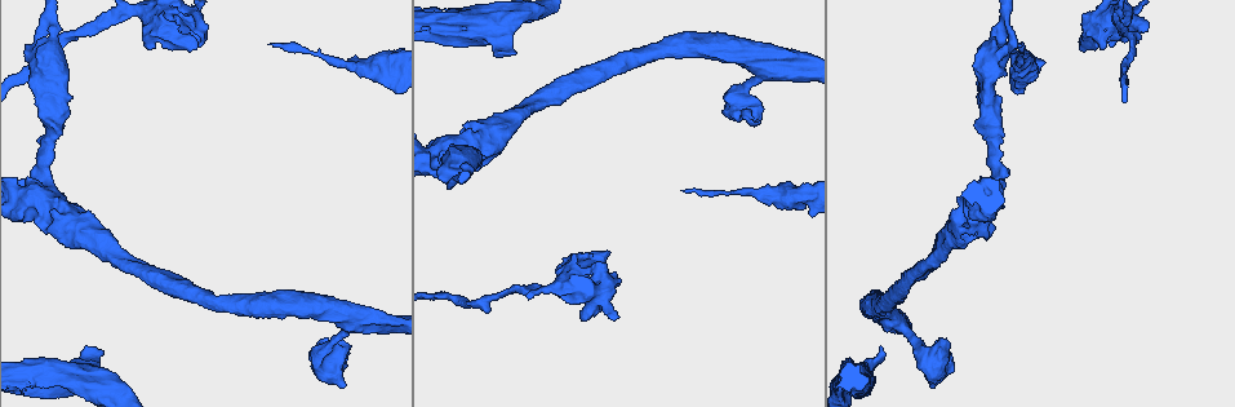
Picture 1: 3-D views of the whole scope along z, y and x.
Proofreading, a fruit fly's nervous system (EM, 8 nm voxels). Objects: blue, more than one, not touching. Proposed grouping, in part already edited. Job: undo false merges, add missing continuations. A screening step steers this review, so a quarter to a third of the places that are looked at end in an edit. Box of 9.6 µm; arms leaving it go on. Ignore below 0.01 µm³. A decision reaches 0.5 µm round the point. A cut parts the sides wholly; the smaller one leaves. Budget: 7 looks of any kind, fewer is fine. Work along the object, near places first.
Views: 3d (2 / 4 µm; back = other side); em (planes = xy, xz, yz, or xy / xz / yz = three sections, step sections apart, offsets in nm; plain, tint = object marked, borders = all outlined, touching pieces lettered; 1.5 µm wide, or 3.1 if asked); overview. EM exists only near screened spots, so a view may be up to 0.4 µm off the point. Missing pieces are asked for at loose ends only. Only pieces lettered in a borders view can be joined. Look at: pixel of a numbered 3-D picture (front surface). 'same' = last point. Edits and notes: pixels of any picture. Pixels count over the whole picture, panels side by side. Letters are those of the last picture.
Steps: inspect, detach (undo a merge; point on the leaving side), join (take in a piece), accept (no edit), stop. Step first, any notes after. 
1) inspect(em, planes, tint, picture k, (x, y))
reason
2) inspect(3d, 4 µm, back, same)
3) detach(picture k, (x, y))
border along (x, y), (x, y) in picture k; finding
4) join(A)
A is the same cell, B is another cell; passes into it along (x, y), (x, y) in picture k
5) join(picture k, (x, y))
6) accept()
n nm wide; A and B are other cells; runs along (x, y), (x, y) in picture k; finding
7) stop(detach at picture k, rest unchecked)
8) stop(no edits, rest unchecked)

inspect(3d, 2 µm, picture 1, (956, 229))
stops while still wide

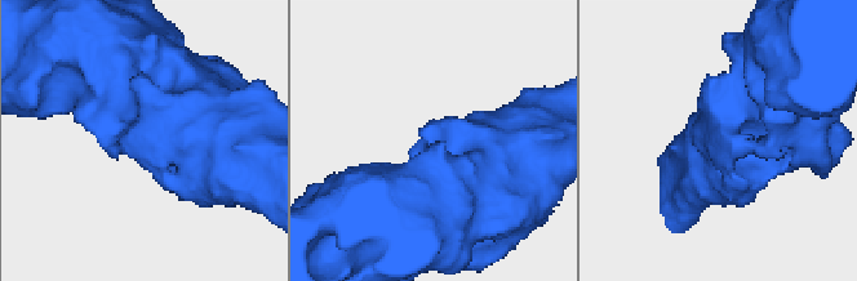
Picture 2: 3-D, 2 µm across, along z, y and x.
inspect(em, planes, tint, picture 2, (144, 152))
need the tissue

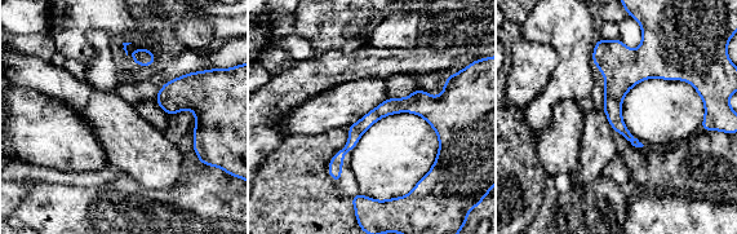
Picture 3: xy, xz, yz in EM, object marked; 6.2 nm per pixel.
inspect(em, planes, borders, same)
what lies round it

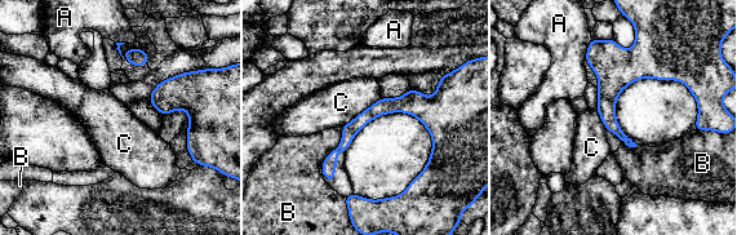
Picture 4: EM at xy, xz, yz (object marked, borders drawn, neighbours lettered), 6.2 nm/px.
accept()
A, B and C are other cells; no lettered piece goes on from it

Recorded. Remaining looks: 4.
inspect(3d, 4 µm, picture 1, (94, 347))
an open end

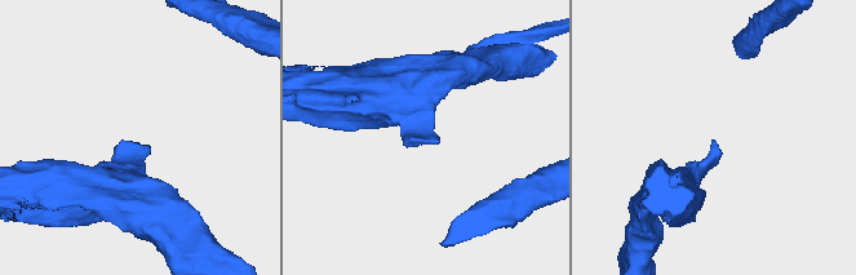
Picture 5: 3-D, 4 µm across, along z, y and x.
inspect(em, planes, tint, picture 5, (422, 138))

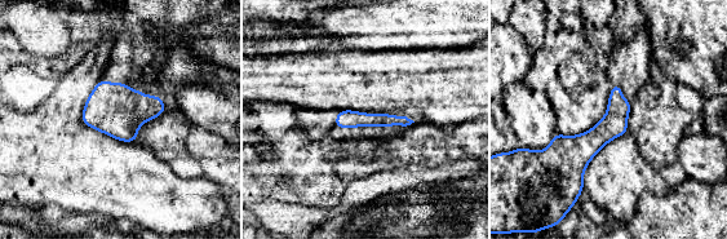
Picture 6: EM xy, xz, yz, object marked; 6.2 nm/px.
inspect(em, planes, borders, same)
what lies round it

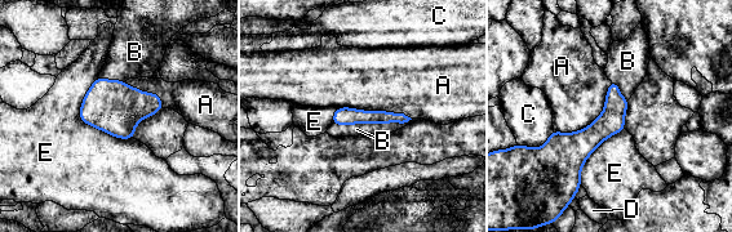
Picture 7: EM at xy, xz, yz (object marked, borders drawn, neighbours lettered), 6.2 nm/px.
join(B)
B is the same cell, A, C, D and E are other cells; passes into it along (344, 115), (371, 123), (356, 129) in picture 7; it goes on there

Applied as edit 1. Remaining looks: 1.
inspect(em, planes, borders, picture 1, (740, 90))
sudden change in width

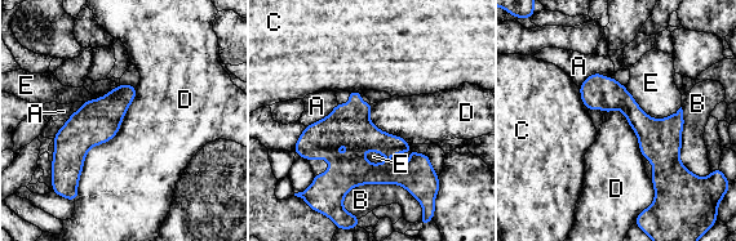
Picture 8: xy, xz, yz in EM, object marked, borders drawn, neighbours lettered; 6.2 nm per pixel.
accept()
30 nm wide; A, B, C, D and E are other cells; runs along (593, 77), (659, 141), (657, 181) in picture 8; continuous, no second neuron

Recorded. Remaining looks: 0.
stop(join at picture 7, rest unchecked)

